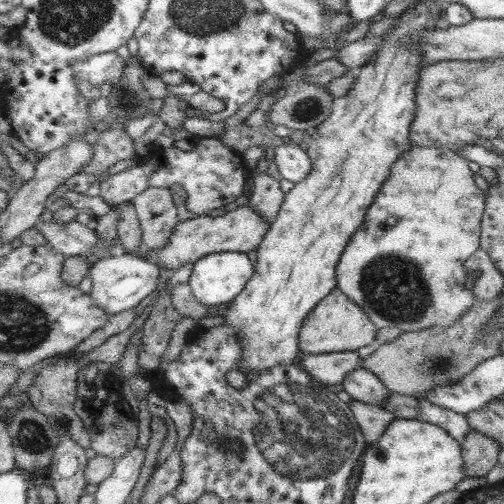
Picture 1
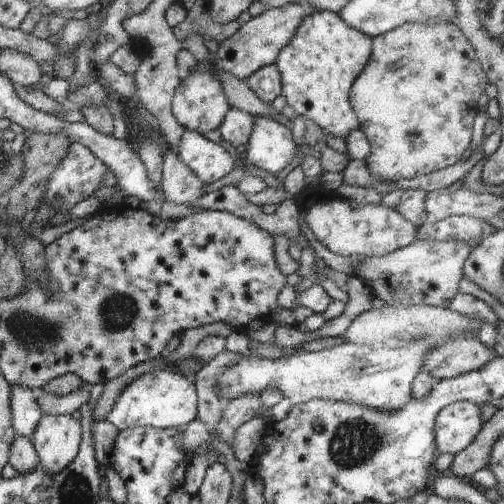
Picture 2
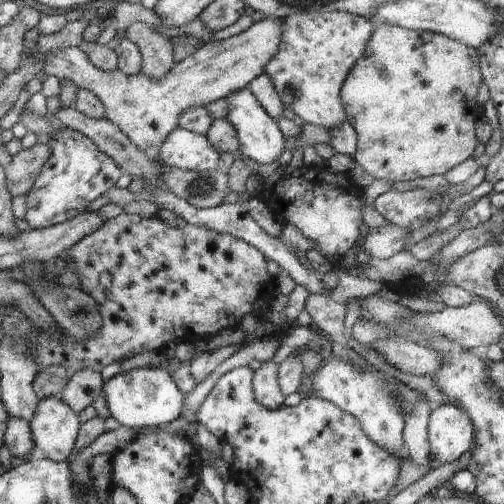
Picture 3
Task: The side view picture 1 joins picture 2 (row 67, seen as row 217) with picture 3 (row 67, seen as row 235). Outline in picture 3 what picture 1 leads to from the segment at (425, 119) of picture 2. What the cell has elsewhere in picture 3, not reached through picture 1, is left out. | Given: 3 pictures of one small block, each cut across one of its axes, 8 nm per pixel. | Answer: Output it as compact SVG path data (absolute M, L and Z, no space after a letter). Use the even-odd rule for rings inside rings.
M381 26L381 28L375 28L371 32L371 38L369 38L369 44L365 48L365 56L361 60L357 60L357 64L353 64L349 76L345 78L343 86L341 86L341 102L343 102L343 110L347 114L347 122L353 126L355 134L357 134L357 152L353 156L355 164L361 168L361 174L371 174L375 176L377 180L385 180L385 182L403 182L403 180L415 180L415 178L423 178L423 176L433 176L433 174L443 174L449 172L451 168L459 166L461 162L469 160L479 142L475 140L475 124L479 118L483 118L483 108L479 106L479 102L475 100L477 98L477 92L479 92L479 86L483 82L483 76L481 76L481 68L479 68L479 58L477 58L477 50L463 44L463 42L457 42L449 36L443 36L443 34L435 34L435 32L419 32L419 30L407 30L407 28L401 28L401 26Z

